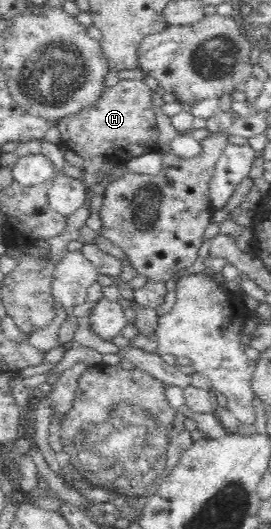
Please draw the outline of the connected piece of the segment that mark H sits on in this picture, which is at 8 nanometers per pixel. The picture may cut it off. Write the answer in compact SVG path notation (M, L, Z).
M139 78L120 79L100 99L96 99L93 106L58 119L57 129L61 132L62 144L87 162L100 154L120 164L158 150L160 135L157 115L153 109L152 91Z

